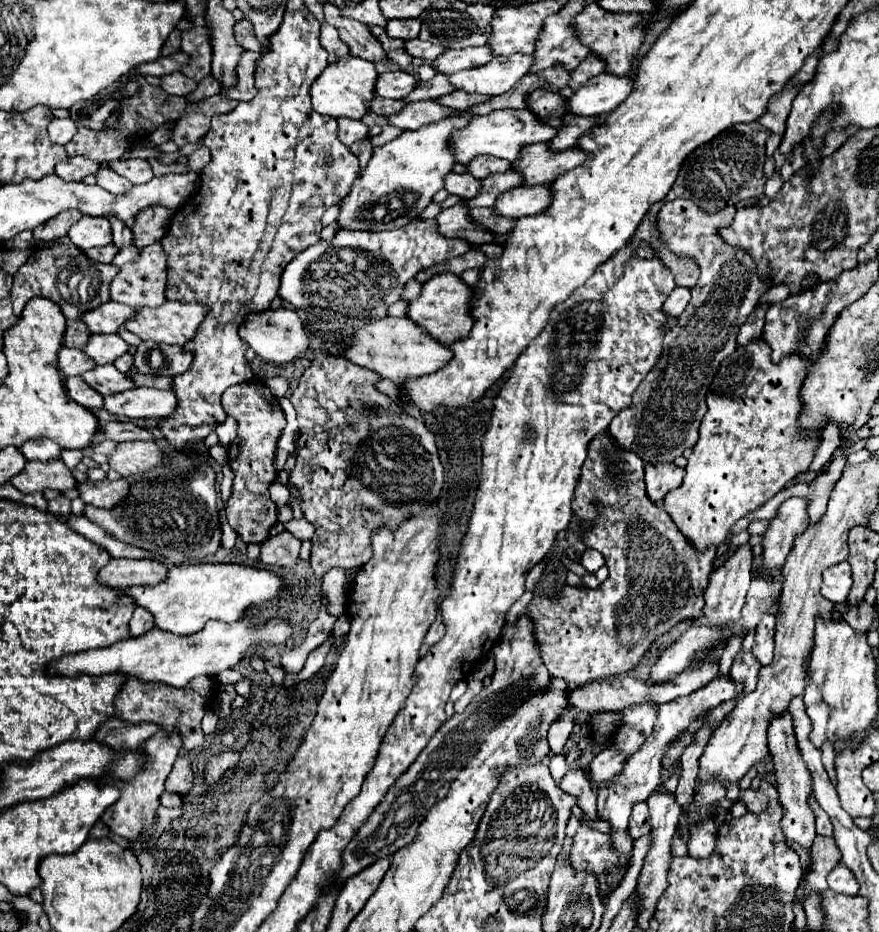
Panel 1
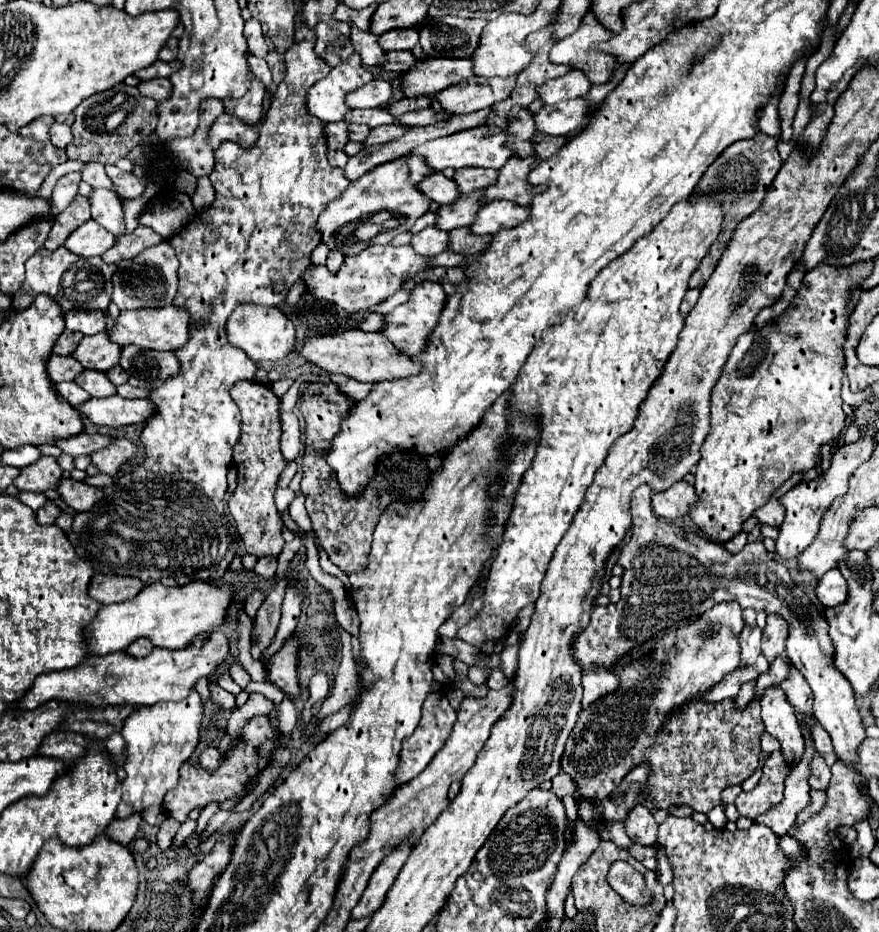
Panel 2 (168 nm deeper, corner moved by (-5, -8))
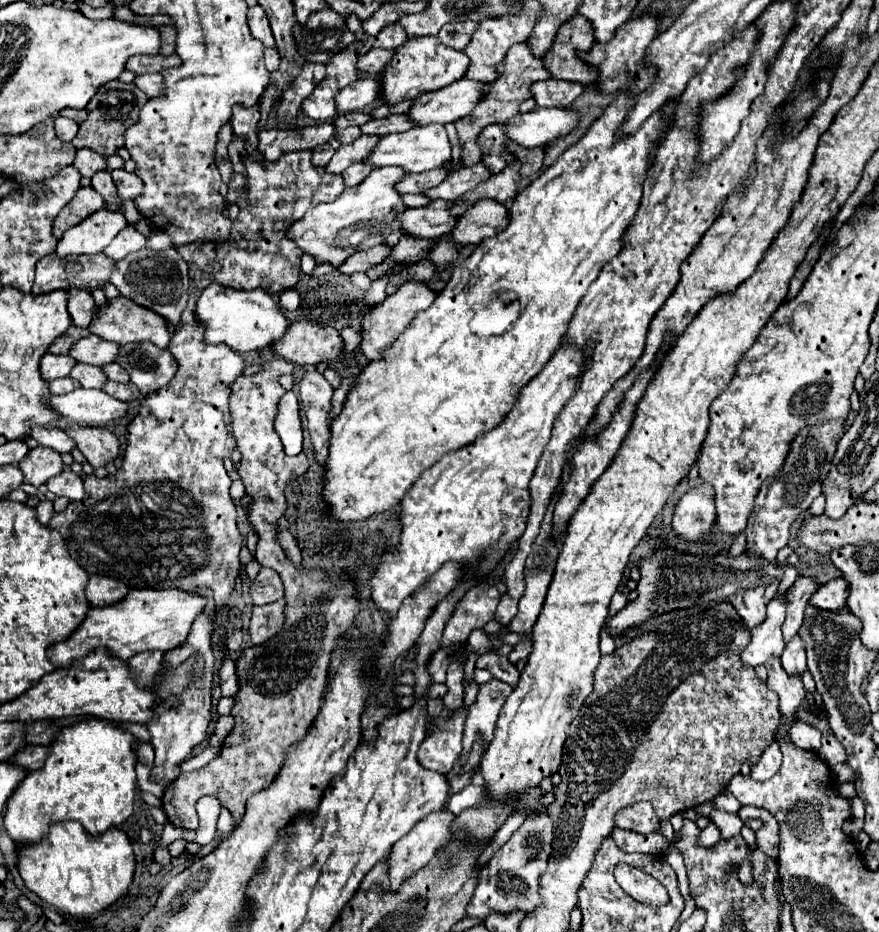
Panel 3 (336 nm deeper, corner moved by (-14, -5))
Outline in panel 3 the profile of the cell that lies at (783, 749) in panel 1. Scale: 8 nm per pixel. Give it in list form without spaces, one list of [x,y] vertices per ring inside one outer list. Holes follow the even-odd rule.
[[[780,658],[768,660],[768,686],[780,696],[780,712],[786,718],[796,718],[796,708],[804,700],[806,692],[800,676],[788,676],[780,664]]]

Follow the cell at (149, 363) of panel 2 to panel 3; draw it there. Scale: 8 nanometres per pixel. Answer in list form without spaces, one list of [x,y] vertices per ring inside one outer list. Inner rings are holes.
[[[134,342],[134,344],[124,344],[120,346],[120,352],[116,356],[116,362],[130,374],[130,380],[136,384],[136,388],[142,394],[152,394],[164,388],[172,376],[176,374],[176,360],[168,350],[156,348],[152,342]]]

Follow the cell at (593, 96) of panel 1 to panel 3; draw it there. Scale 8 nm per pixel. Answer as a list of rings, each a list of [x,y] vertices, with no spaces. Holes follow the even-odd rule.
[[[534,108],[506,122],[508,140],[524,146],[544,146],[546,142],[568,134],[578,122],[578,112],[566,108]]]

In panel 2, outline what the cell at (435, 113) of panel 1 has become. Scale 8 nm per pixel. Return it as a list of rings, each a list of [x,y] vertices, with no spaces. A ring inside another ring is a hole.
[[[395,123],[375,127],[375,129],[371,129],[371,135],[367,137],[365,145],[377,145],[377,143],[387,143],[387,141],[393,141],[393,139],[397,139],[397,137],[405,135],[405,131],[407,131],[405,127],[399,127],[399,125],[395,125]]]

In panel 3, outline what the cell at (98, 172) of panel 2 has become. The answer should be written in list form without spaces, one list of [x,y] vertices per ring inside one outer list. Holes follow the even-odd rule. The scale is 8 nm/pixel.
[[[80,148],[76,152],[76,158],[72,162],[72,166],[76,166],[76,170],[82,174],[82,176],[92,176],[94,172],[106,168],[106,158],[100,156],[98,152],[92,152],[90,148]]]

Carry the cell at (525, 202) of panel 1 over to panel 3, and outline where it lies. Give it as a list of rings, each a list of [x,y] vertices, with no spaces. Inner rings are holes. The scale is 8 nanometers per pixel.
[[[478,200],[470,206],[458,220],[450,232],[450,238],[458,246],[466,244],[480,244],[480,240],[488,236],[496,236],[500,228],[508,224],[508,212],[504,204],[496,200]]]

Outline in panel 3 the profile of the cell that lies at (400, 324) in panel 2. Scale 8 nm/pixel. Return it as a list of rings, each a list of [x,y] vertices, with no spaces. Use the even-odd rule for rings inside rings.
[[[404,282],[394,294],[386,296],[380,304],[376,304],[374,308],[370,308],[364,318],[362,318],[362,342],[360,342],[360,352],[368,358],[368,360],[378,360],[380,352],[394,342],[400,332],[404,332],[404,328],[410,324],[410,320],[416,316],[416,312],[428,308],[428,304],[432,304],[436,300],[436,292],[432,292],[426,284],[422,282]]]

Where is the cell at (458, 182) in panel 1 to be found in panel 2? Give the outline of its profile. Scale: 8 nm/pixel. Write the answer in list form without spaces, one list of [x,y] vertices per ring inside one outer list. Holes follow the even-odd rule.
[[[433,173],[429,177],[425,177],[419,183],[419,189],[431,197],[433,201],[437,201],[439,205],[447,205],[447,203],[455,203],[455,199],[461,195],[459,187],[453,179],[447,179],[443,173]]]

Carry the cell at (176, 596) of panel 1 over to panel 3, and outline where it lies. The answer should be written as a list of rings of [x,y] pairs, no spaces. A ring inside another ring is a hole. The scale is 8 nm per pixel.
[[[178,588],[130,590],[124,600],[108,608],[90,608],[84,624],[80,624],[80,628],[76,628],[76,632],[72,632],[72,636],[64,640],[64,644],[56,644],[56,648],[52,648],[48,656],[52,656],[52,662],[56,664],[56,668],[60,668],[60,664],[68,666],[80,656],[86,656],[90,650],[96,650],[100,646],[106,648],[108,656],[120,660],[128,660],[136,652],[146,650],[166,652],[184,644],[194,618],[204,610],[204,606],[206,598],[198,594],[188,594]]]

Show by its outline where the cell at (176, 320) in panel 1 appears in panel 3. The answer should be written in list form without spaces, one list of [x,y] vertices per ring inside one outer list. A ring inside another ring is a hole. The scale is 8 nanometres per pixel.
[[[118,296],[110,302],[106,302],[104,306],[96,306],[92,324],[88,326],[88,330],[104,340],[116,342],[116,344],[128,344],[128,342],[142,342],[142,340],[150,340],[152,344],[156,344],[158,348],[168,348],[170,342],[170,332],[168,332],[168,324],[164,318],[160,318],[156,312],[150,312],[144,306],[138,306],[136,302]]]

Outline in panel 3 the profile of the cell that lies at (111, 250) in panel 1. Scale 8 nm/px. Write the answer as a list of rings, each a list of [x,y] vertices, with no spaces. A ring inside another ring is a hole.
[[[128,226],[120,230],[116,240],[112,240],[108,248],[104,248],[104,254],[110,256],[112,260],[122,260],[126,254],[138,252],[140,248],[144,248],[144,242],[146,242],[146,236],[140,234],[134,226]]]

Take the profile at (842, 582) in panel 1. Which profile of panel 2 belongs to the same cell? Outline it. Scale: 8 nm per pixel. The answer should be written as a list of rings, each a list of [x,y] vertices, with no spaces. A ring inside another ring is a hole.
[[[831,569],[821,577],[815,593],[823,607],[835,607],[843,603],[843,599],[847,599],[847,581],[843,579],[839,569]]]

